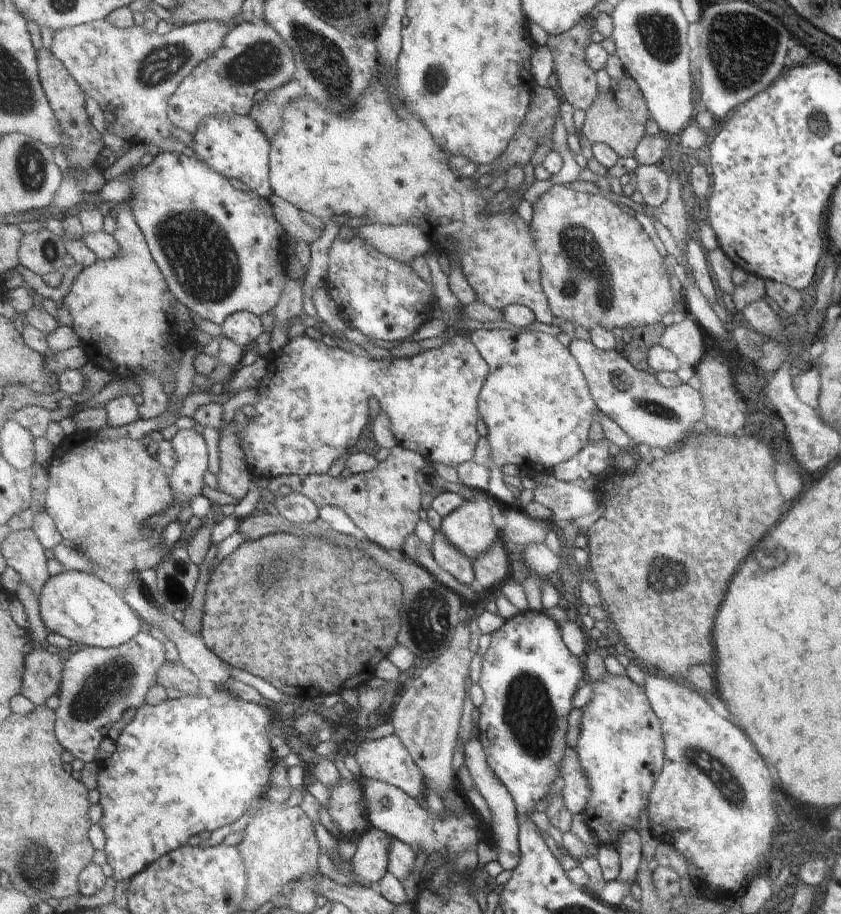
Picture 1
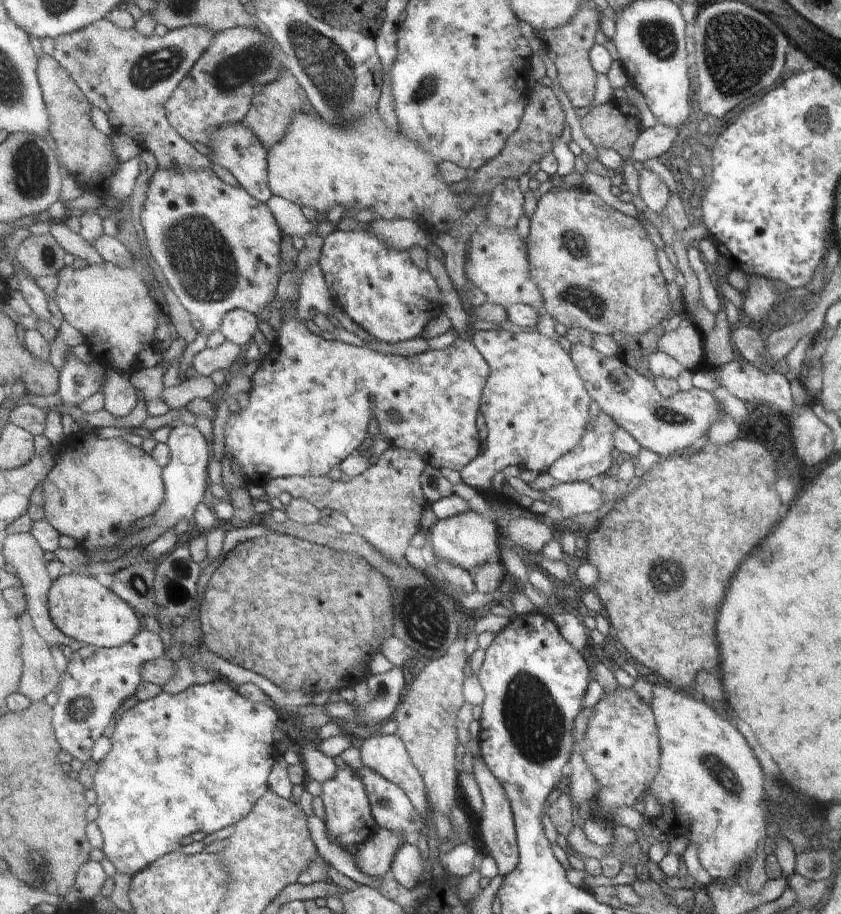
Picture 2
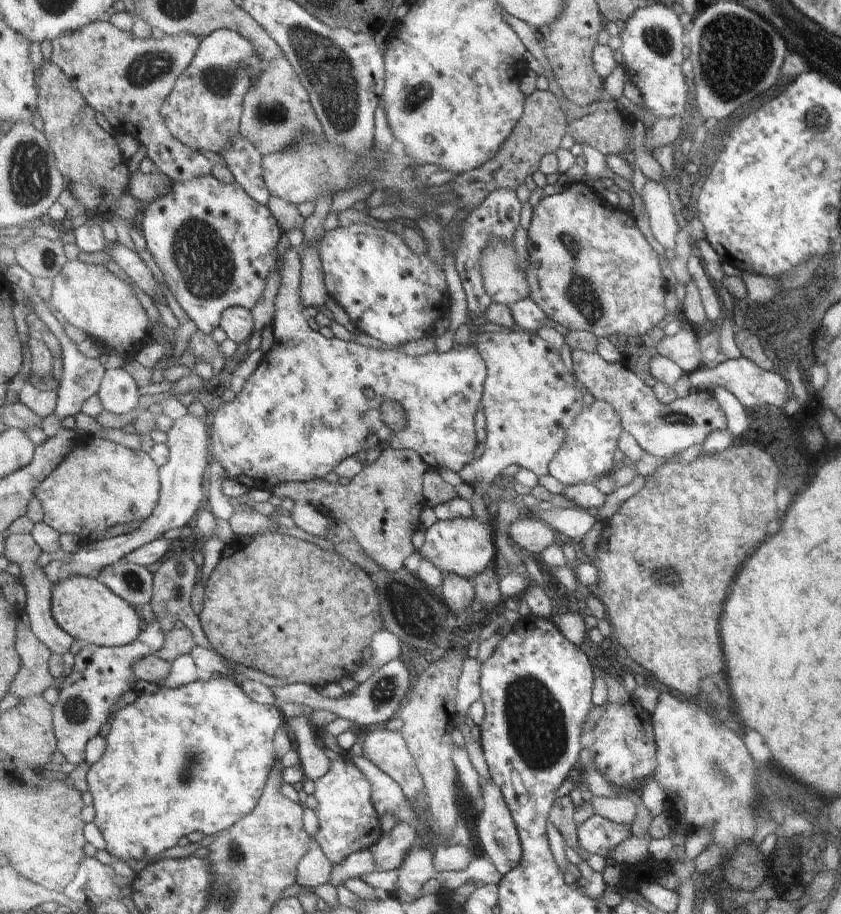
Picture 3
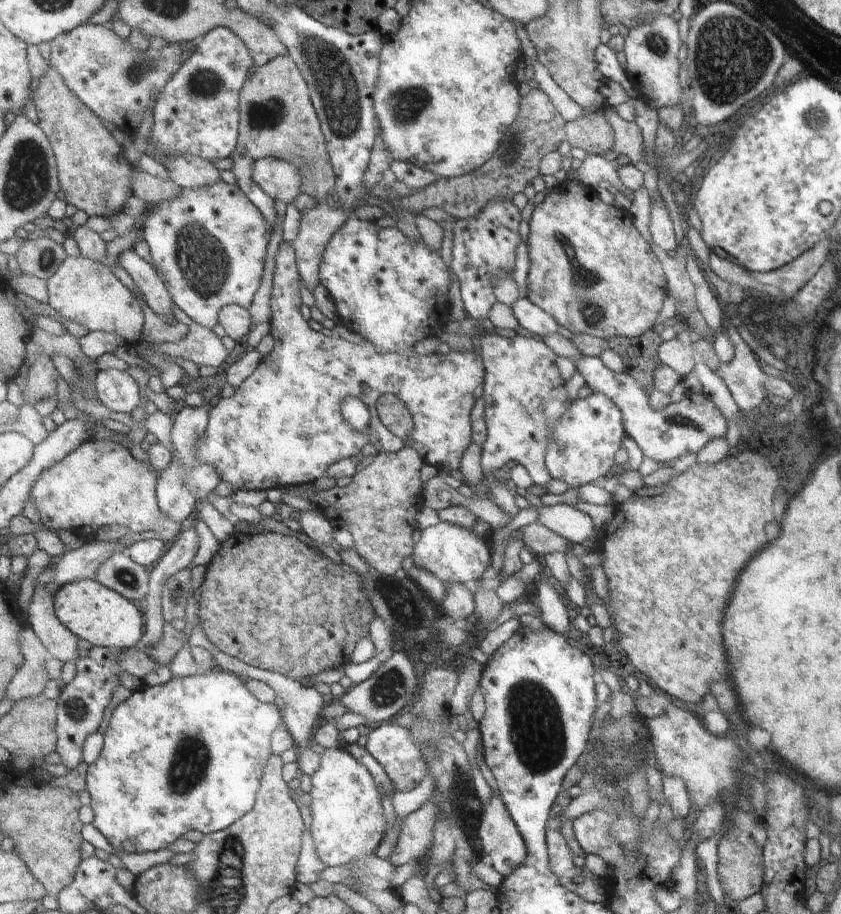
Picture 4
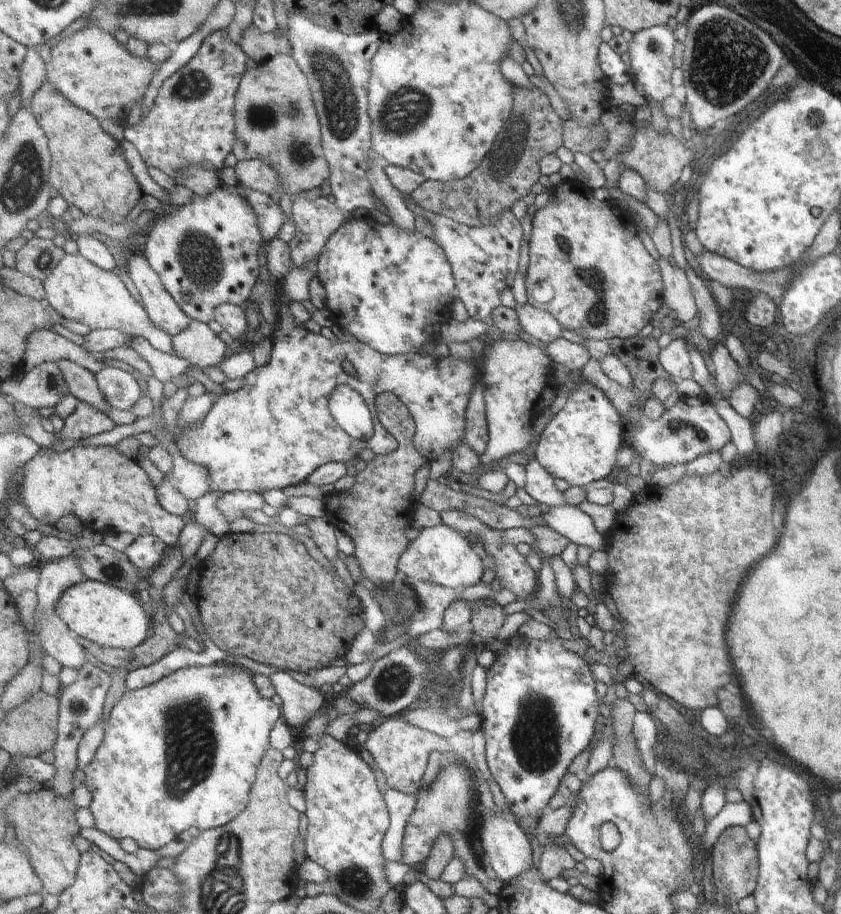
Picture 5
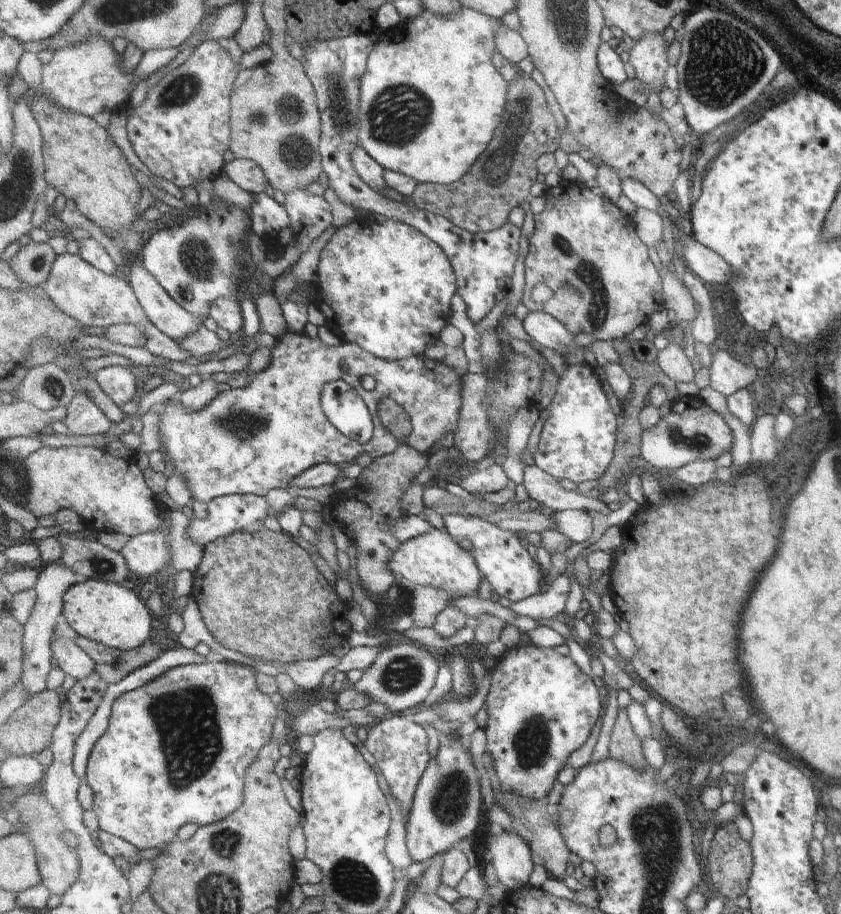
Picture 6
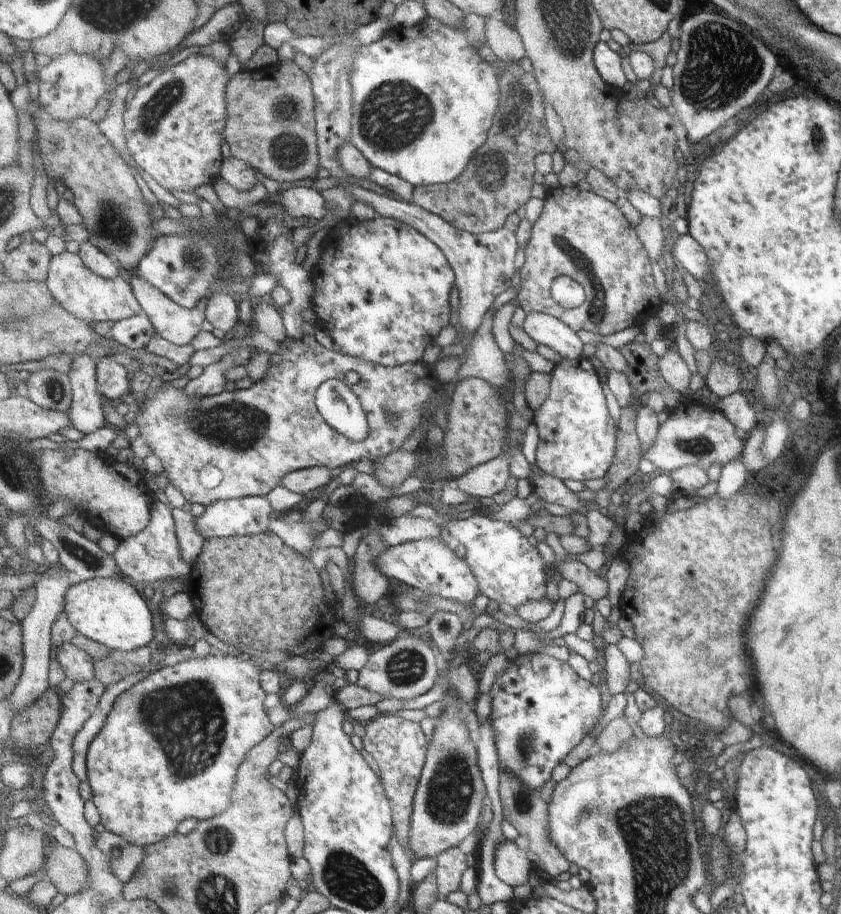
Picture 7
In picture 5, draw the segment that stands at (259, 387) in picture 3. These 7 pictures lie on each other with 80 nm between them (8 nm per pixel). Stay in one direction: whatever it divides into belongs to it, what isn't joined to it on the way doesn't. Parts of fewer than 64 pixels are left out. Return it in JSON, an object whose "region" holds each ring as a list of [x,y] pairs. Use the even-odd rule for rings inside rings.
{"region":[[[276,237],[265,248],[268,250],[268,270],[275,280],[275,302],[281,314],[281,322],[277,322],[271,334],[274,342],[271,361],[267,366],[259,367],[247,374],[243,388],[217,396],[211,412],[205,416],[201,426],[185,426],[175,430],[179,438],[174,436],[174,441],[181,456],[209,470],[211,476],[209,492],[222,492],[223,495],[241,491],[265,494],[269,490],[305,483],[319,466],[327,465],[329,462],[344,463],[353,460],[365,448],[371,449],[375,455],[395,453],[395,450],[399,449],[399,442],[383,427],[376,408],[378,396],[386,392],[401,398],[410,410],[416,423],[414,446],[429,461],[443,456],[445,450],[453,451],[455,446],[462,445],[463,438],[466,438],[467,406],[470,406],[471,394],[474,394],[475,386],[481,379],[482,363],[478,363],[477,366],[473,359],[455,360],[451,357],[421,356],[418,353],[387,356],[359,341],[343,342],[338,337],[327,340],[321,334],[313,334],[311,330],[307,330],[303,324],[295,320],[295,316],[289,310],[289,302],[292,300],[287,298],[287,294],[283,294],[280,287],[281,282],[287,278],[287,274],[294,266],[289,244]],[[339,384],[351,385],[365,398],[375,420],[376,434],[371,440],[357,440],[349,436],[331,416],[329,398]]]}

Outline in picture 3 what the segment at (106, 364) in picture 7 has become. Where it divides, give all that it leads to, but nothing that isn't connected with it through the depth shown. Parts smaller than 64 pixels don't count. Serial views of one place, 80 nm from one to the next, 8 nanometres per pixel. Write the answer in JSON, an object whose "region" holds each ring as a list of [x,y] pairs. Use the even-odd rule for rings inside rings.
{"region":[[[123,366],[106,370],[97,395],[104,409],[116,415],[124,415],[139,406],[143,393]]]}

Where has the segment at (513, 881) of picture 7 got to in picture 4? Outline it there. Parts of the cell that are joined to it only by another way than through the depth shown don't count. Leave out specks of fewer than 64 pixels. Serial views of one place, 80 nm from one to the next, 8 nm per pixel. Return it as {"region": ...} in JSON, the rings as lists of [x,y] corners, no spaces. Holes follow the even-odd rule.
{"region":[[[492,792],[488,804],[485,804],[482,808],[483,813],[478,828],[478,836],[482,840],[484,853],[491,857],[493,868],[503,877],[509,878],[527,859],[529,852],[527,844],[525,844],[525,840],[522,838],[521,832],[499,792],[498,794]]]}

